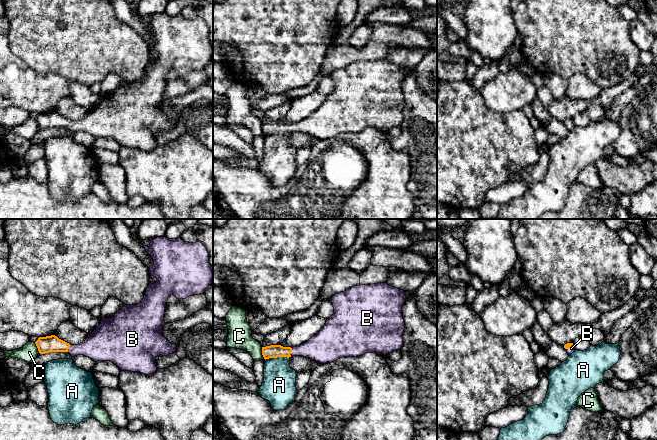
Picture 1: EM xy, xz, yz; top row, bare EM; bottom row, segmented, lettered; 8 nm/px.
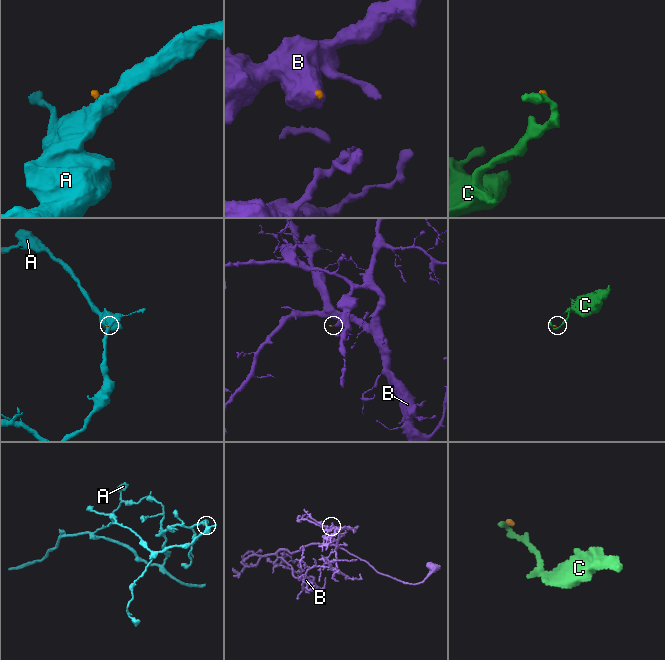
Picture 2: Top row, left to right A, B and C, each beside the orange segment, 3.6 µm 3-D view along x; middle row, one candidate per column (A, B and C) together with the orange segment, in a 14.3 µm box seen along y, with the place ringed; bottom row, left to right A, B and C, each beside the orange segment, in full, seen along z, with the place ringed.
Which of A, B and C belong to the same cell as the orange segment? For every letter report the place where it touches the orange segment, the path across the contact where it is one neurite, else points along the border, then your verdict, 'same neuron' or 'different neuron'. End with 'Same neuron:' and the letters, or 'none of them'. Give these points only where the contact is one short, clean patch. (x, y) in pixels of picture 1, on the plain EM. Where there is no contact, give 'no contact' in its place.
A: contact xz (277, 132); border xz (290, 132), (269, 133), (265, 136); different neuron
B: contact xz (291, 127); way xz (273, 127), (291, 127), (322, 124); same neuron
C: contact xz (262, 129); border xz (261, 123), (261, 129), (265, 135); different neuron
Same neuron: B

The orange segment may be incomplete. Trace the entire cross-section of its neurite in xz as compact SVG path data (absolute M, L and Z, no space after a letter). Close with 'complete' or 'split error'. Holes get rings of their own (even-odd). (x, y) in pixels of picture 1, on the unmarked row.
M387 59L359 61L335 70L329 77L334 83L334 90L315 112L293 124L281 121L262 123L264 135L303 132L318 140L326 140L343 133L357 133L365 129L389 130L401 125L405 105L402 82L406 77L403 66Z | split error

